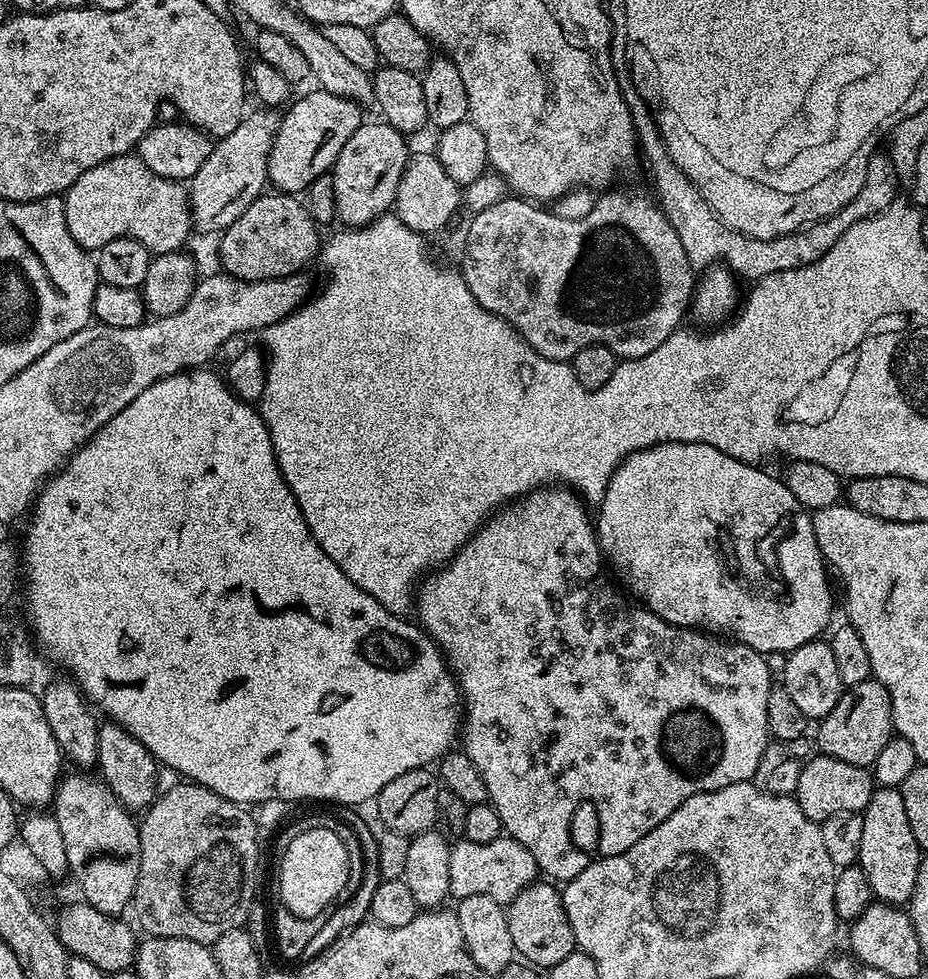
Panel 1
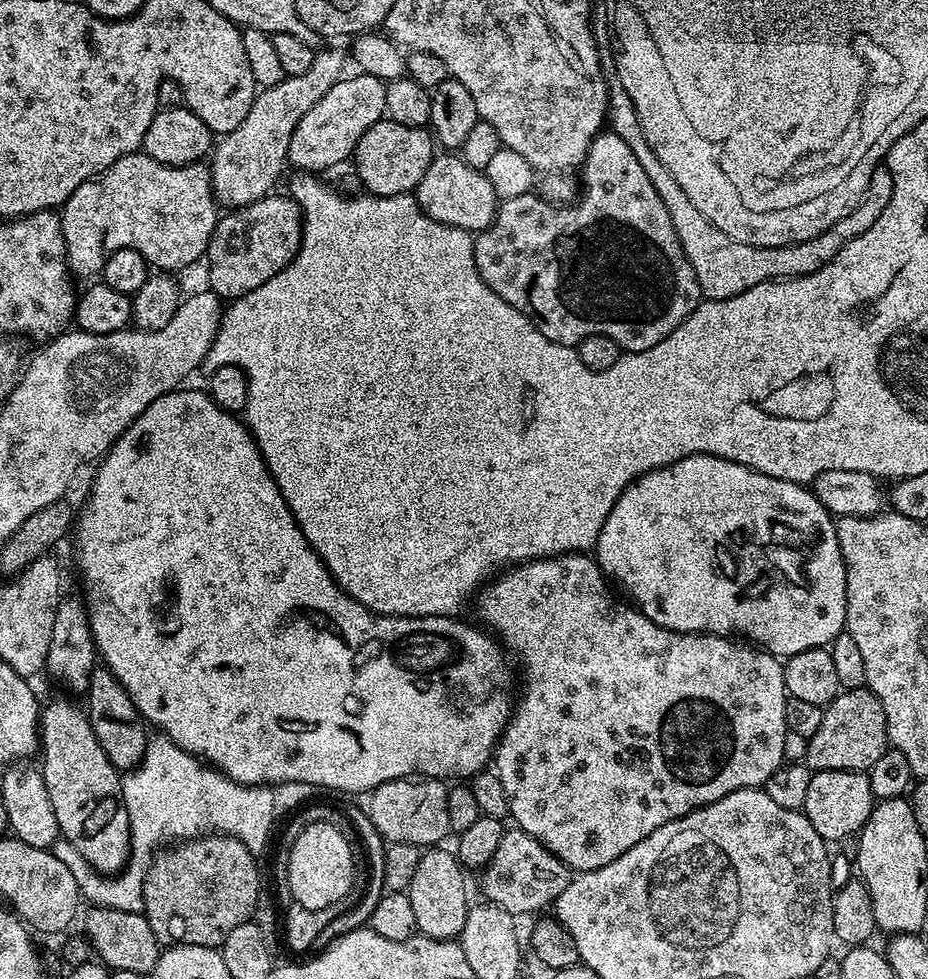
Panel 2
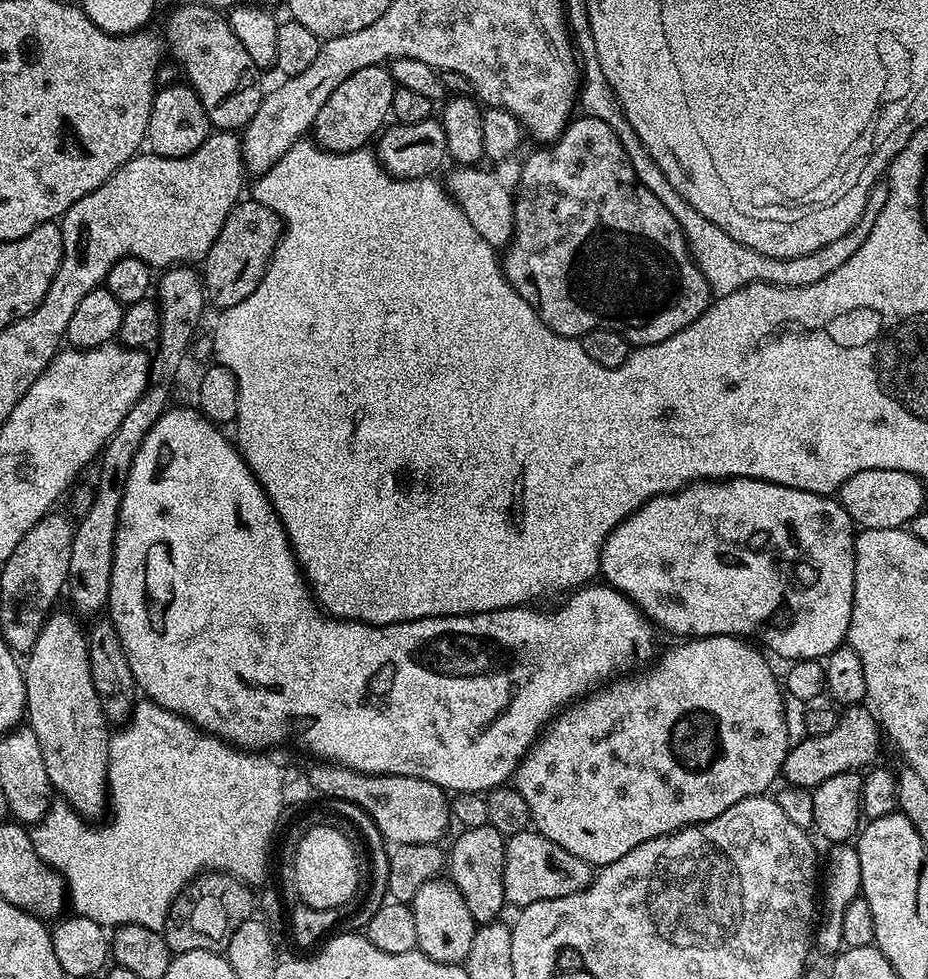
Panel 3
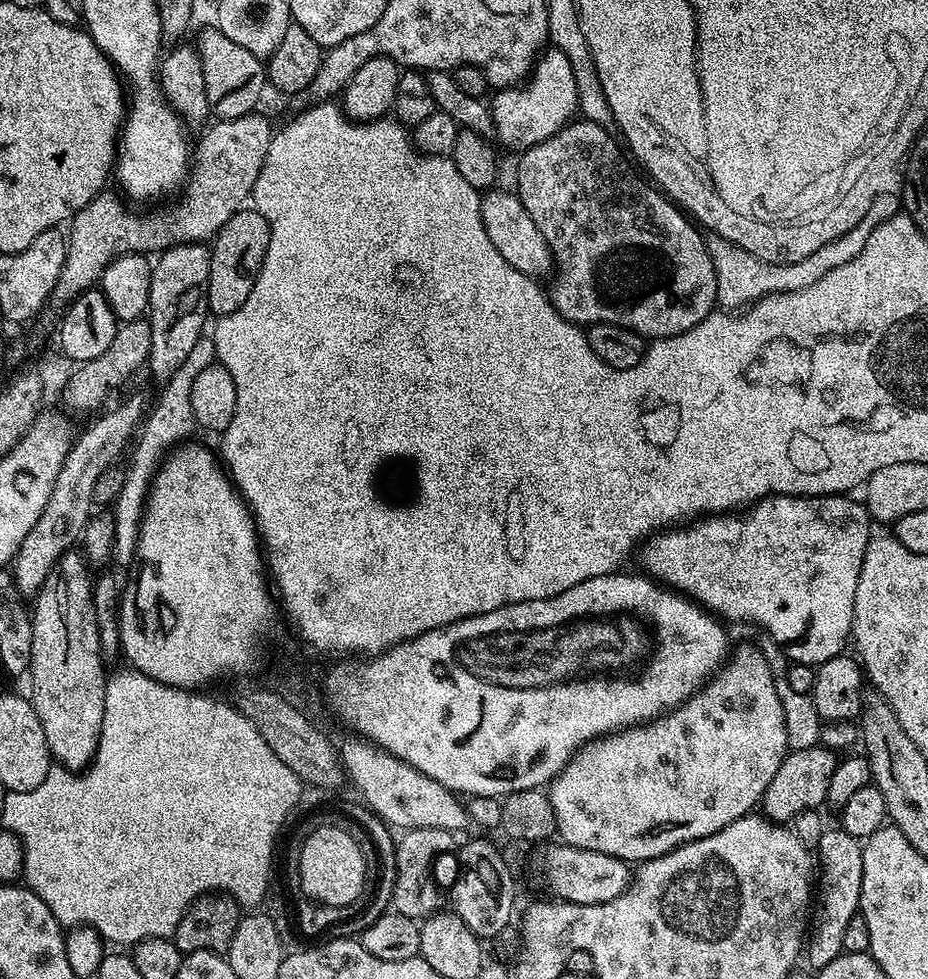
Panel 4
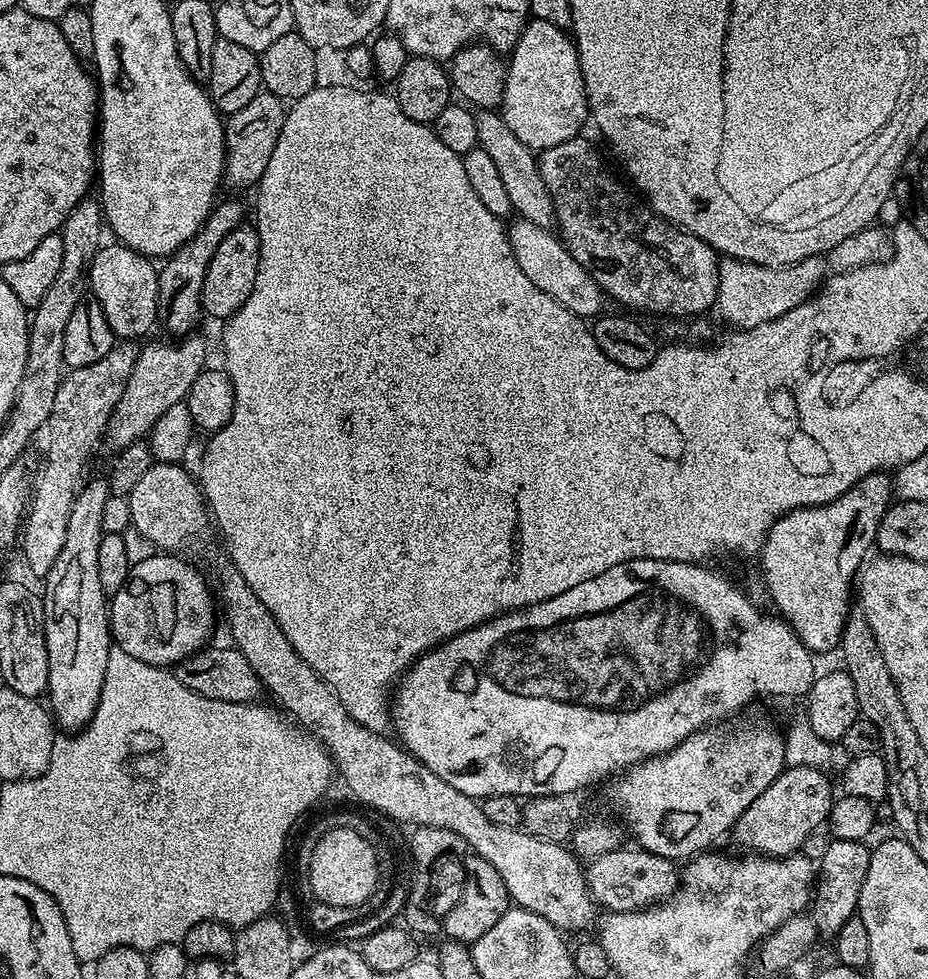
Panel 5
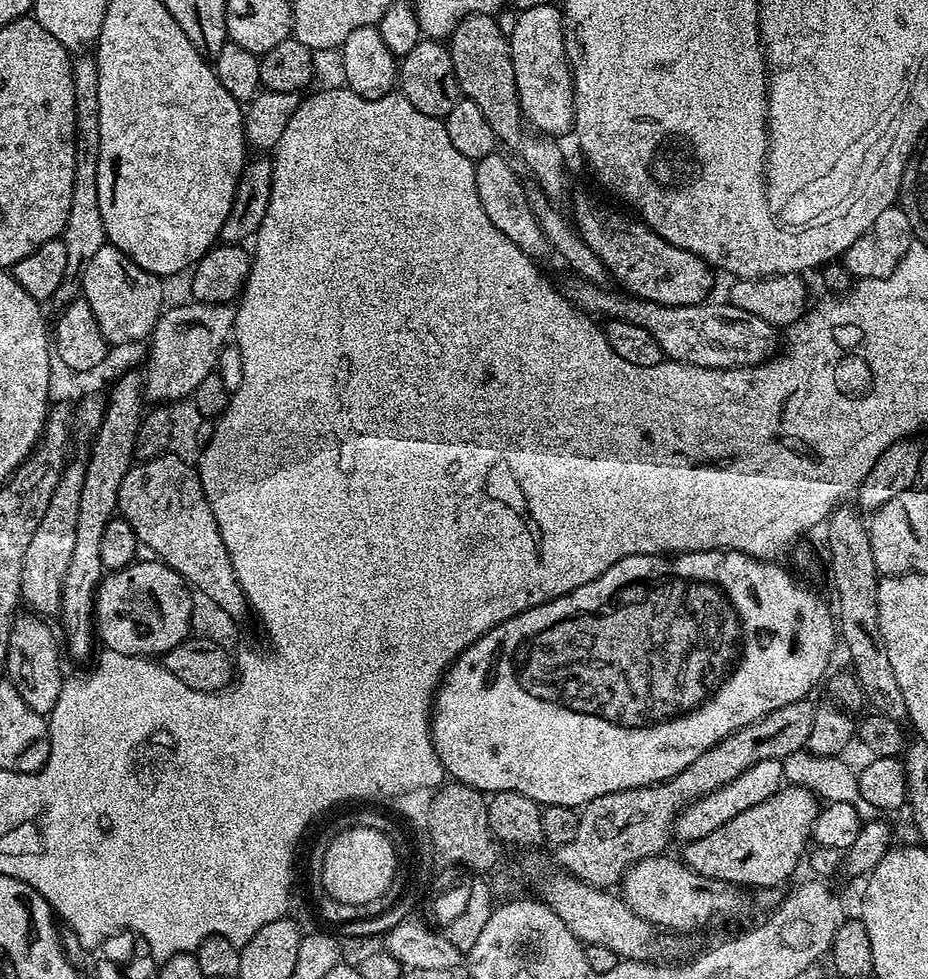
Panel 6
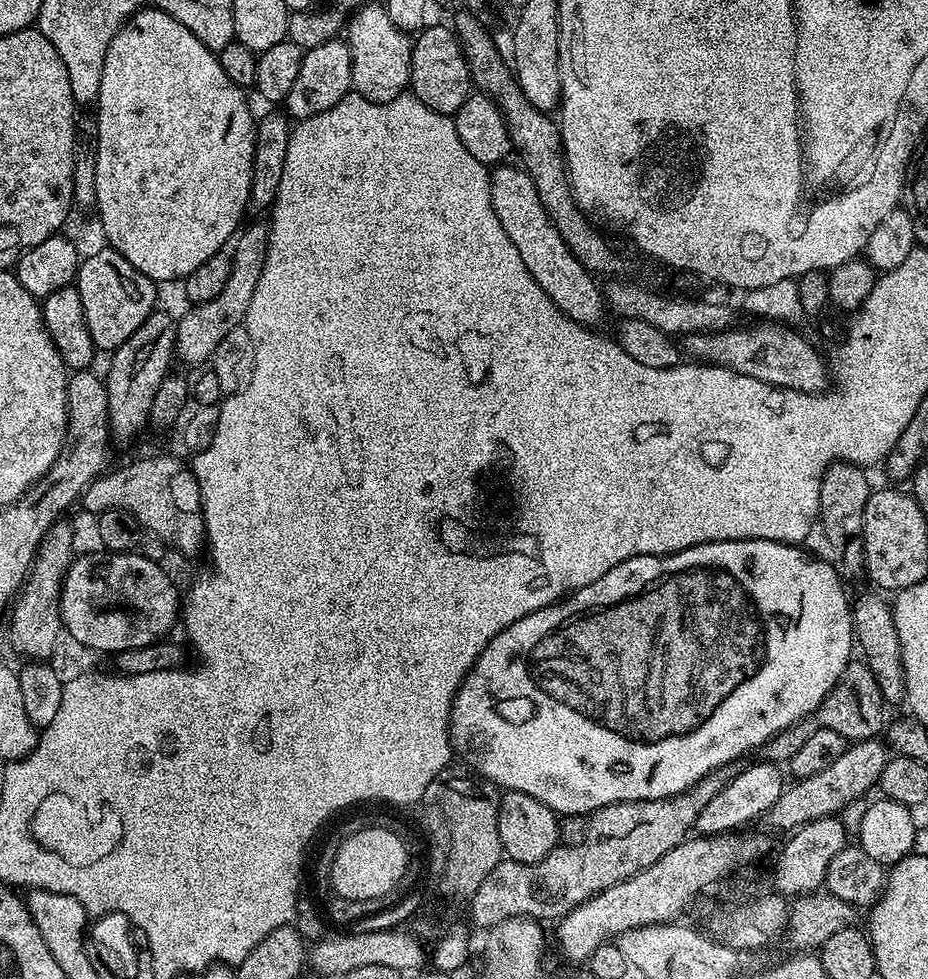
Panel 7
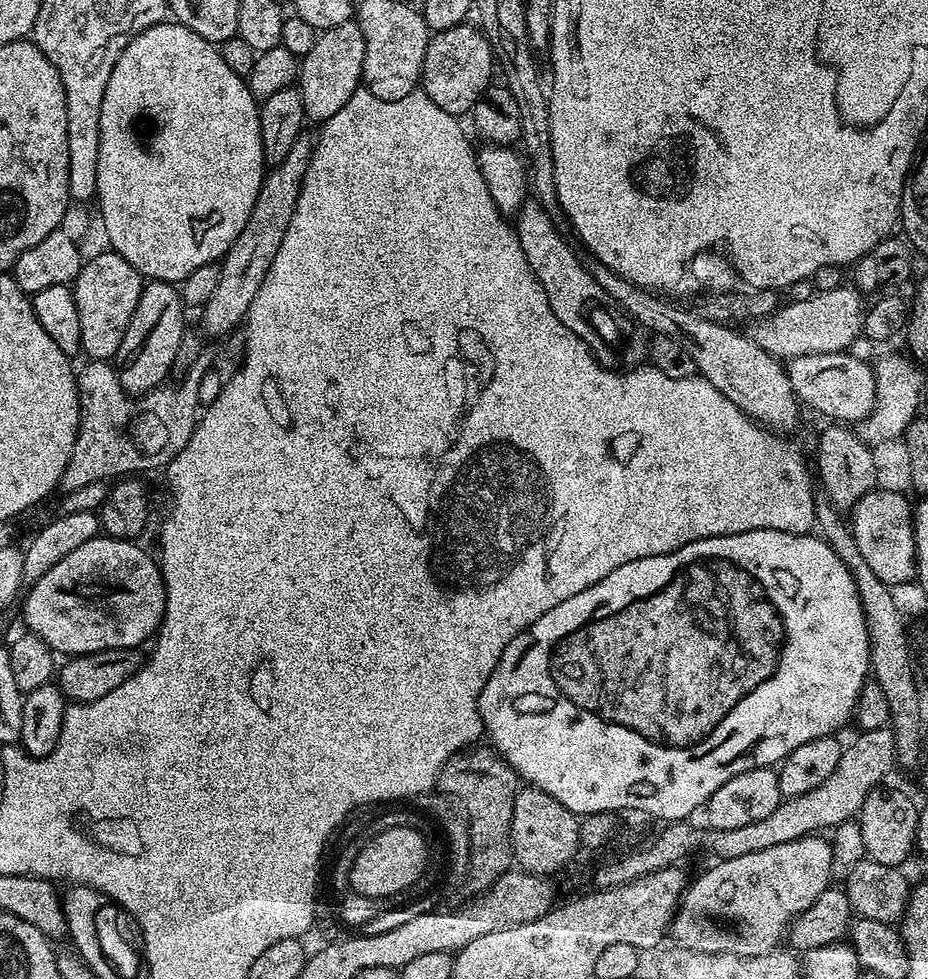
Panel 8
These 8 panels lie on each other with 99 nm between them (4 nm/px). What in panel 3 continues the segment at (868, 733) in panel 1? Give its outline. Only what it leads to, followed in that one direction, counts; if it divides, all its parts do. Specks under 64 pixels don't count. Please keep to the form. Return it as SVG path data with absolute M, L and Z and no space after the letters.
M845 707L839 713L834 730L830 730L830 734L807 735L804 740L789 747L782 769L783 779L788 779L787 783L793 788L811 790L826 782L826 778L834 778L834 774L860 772L875 761L872 759L880 752L880 740L882 741L882 729L871 707Z

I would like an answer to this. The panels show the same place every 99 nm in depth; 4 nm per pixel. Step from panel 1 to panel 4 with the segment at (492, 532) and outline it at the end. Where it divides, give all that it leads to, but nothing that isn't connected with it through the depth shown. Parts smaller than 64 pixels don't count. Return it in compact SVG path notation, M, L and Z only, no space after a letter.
M740 644L731 649L726 663L715 676L709 679L700 691L689 696L684 703L673 708L671 712L649 720L647 724L638 724L635 728L622 728L619 732L610 732L600 736L588 744L584 744L566 762L566 766L547 785L548 801L554 810L556 830L563 843L582 850L598 850L598 854L610 854L619 860L643 862L653 860L686 842L694 842L698 838L706 838L722 826L730 826L738 818L749 815L752 808L764 799L766 786L770 786L770 778L778 774L778 766L782 766L784 757L789 751L786 736L786 722L782 712L782 702L778 700L778 681L768 665L768 660L752 644Z

